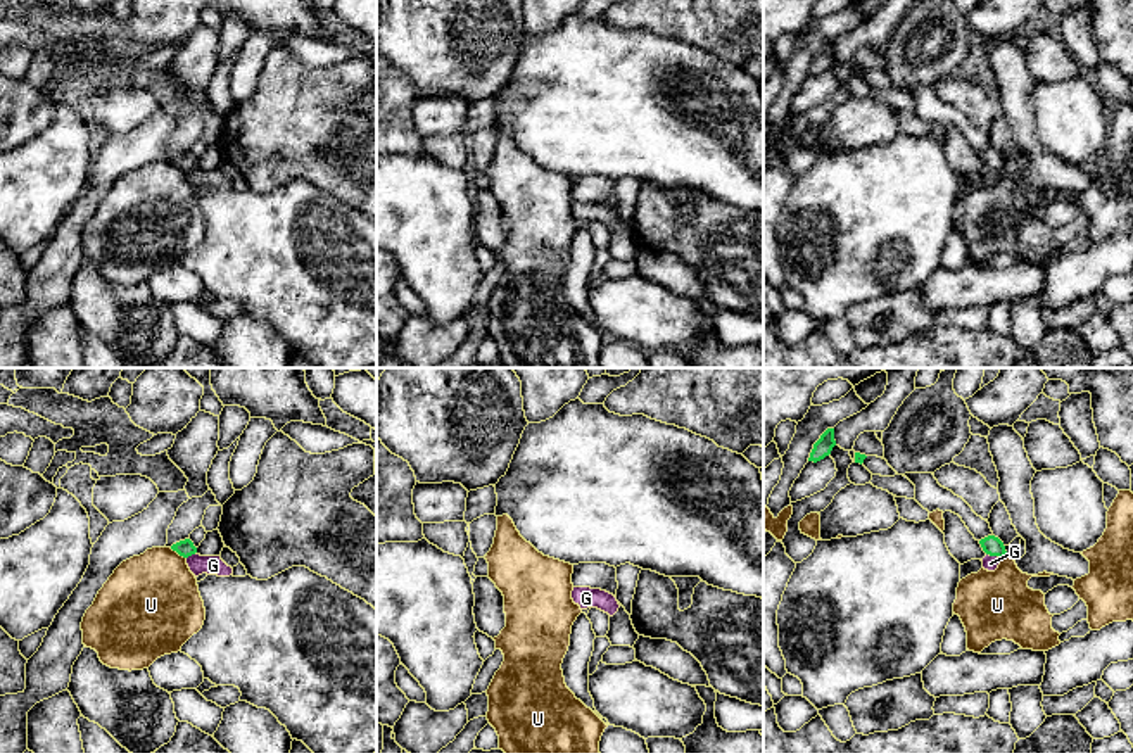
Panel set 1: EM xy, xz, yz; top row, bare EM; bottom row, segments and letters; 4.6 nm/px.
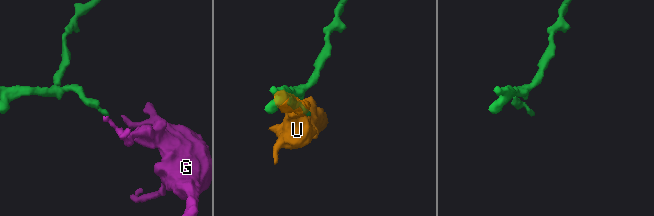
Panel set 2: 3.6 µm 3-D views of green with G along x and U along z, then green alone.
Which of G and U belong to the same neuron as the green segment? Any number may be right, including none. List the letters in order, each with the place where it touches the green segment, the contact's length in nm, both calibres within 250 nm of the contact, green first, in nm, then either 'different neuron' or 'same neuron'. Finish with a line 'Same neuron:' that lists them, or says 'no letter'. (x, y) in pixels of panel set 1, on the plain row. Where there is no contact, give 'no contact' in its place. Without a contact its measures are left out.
G: yz (993, 168) | 70 nm | 90/70 nm | different neuron
U: xy (178, 166) | 90 nm | 80/440 nm | different neuron
Same neuron: no letter

